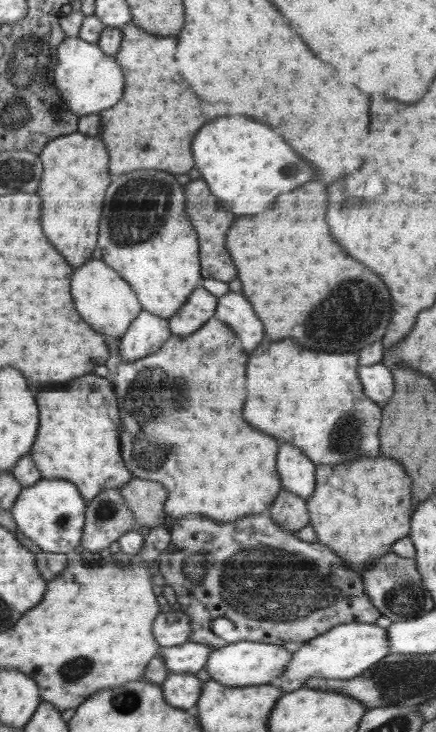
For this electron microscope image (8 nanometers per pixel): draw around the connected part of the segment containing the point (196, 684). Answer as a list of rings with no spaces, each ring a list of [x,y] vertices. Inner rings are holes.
[[[169,673],[161,684],[164,701],[178,709],[192,709],[200,698],[203,683],[196,674]]]

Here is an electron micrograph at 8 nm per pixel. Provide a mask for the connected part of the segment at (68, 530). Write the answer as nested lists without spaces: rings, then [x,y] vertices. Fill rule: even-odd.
[[[40,479],[32,486],[22,487],[9,510],[17,528],[36,542],[42,551],[69,553],[80,545],[85,524],[87,501],[76,485],[64,479]]]

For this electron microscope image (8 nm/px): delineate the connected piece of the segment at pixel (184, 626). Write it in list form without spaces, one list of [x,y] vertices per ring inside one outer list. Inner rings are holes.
[[[180,608],[162,612],[154,618],[152,635],[161,647],[184,644],[192,634],[190,615]]]

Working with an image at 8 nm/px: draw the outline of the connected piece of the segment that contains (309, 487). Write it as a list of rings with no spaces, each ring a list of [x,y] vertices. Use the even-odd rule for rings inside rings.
[[[282,444],[276,458],[276,471],[282,489],[308,500],[315,489],[316,464],[306,453],[292,444]]]

